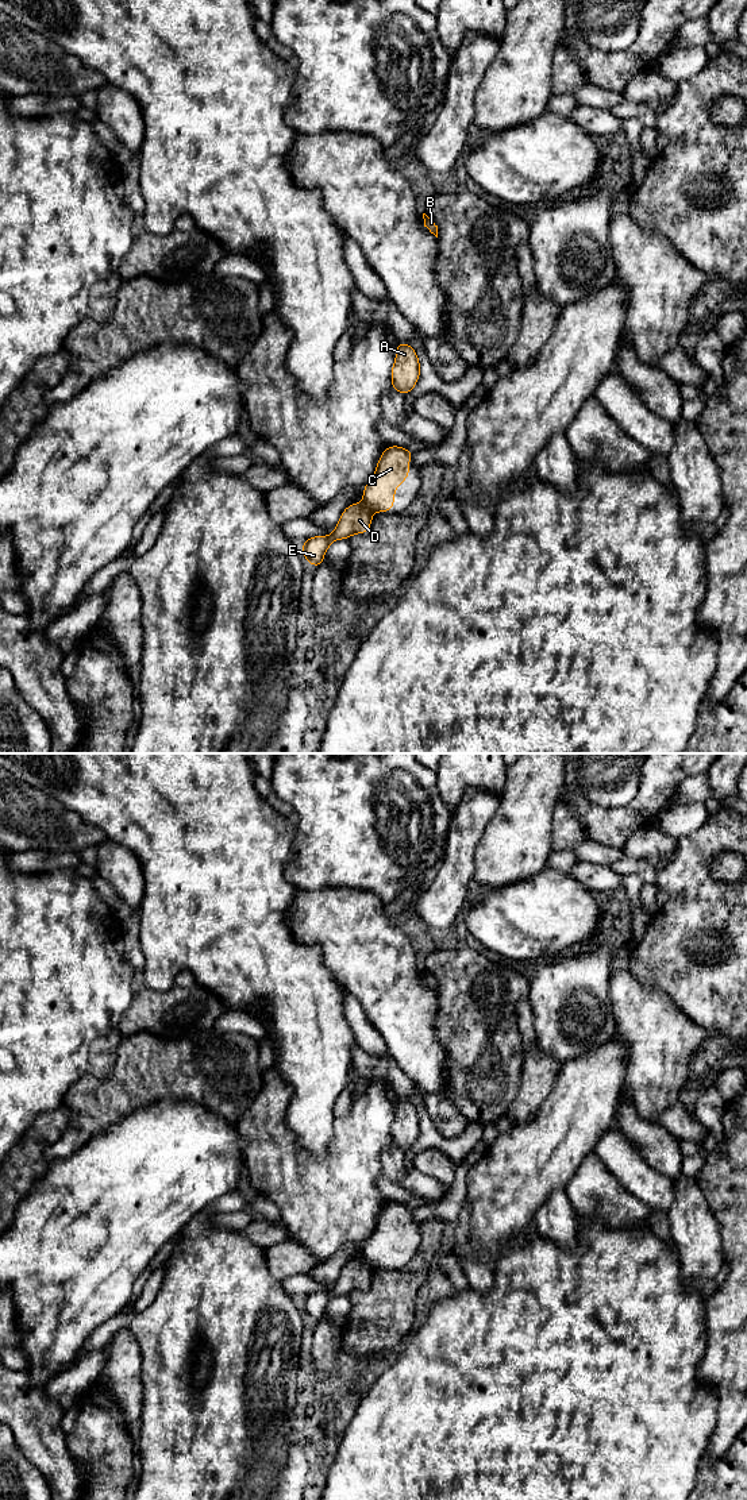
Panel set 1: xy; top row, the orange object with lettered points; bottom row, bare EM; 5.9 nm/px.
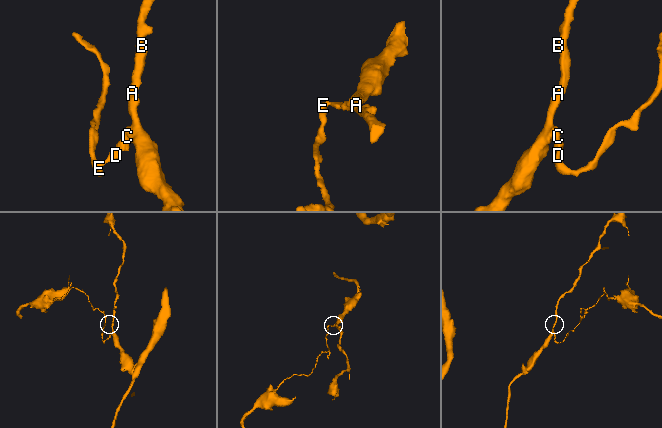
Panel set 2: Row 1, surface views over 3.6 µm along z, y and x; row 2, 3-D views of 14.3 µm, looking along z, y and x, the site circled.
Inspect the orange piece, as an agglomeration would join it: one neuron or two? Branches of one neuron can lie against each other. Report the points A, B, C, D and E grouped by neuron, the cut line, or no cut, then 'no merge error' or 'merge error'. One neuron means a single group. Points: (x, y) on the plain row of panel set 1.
groups A B C / D E; cut xy (364, 1259), (372, 1268); merge error

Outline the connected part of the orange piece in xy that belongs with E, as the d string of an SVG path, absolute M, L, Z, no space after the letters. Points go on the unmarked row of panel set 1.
M365 1258L349 1261L342 1269L331 1292L316 1292L304 1296L304 1302L300 1307L305 1311L305 1318L319 1323L323 1320L326 1306L332 1297L339 1295L347 1296L354 1289L369 1288L371 1270L371 1265Z

